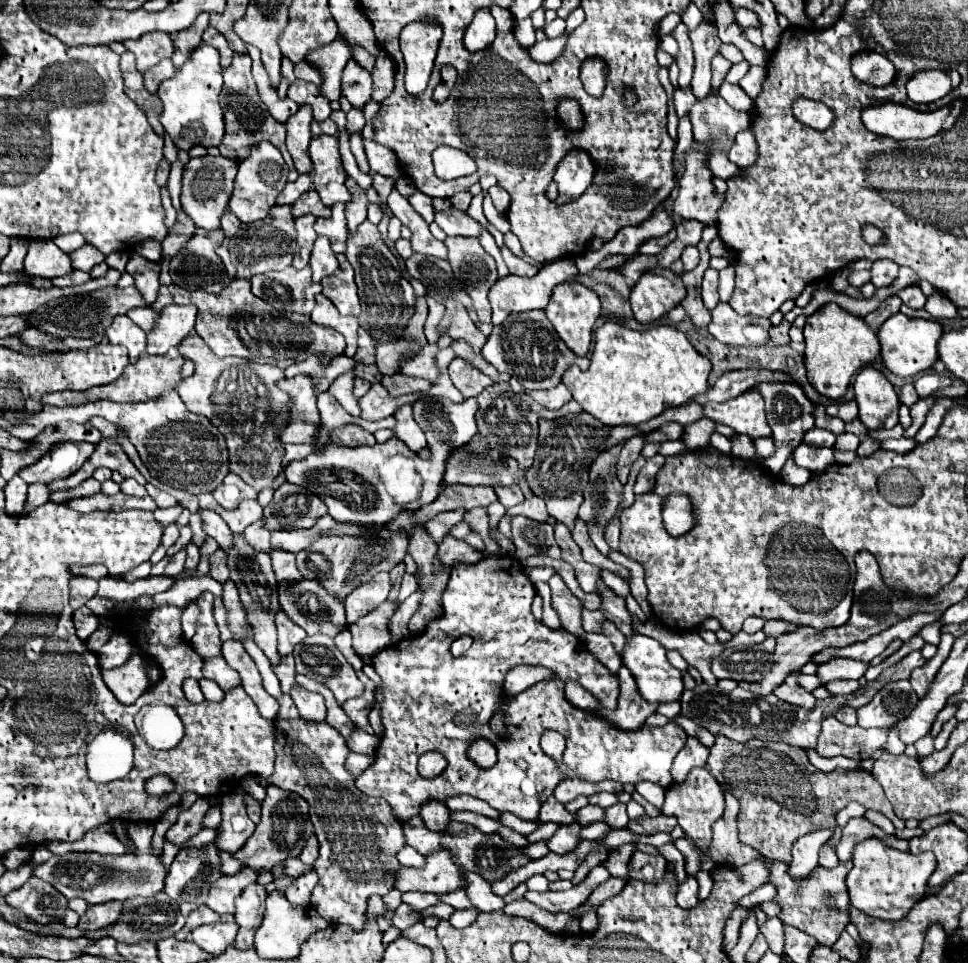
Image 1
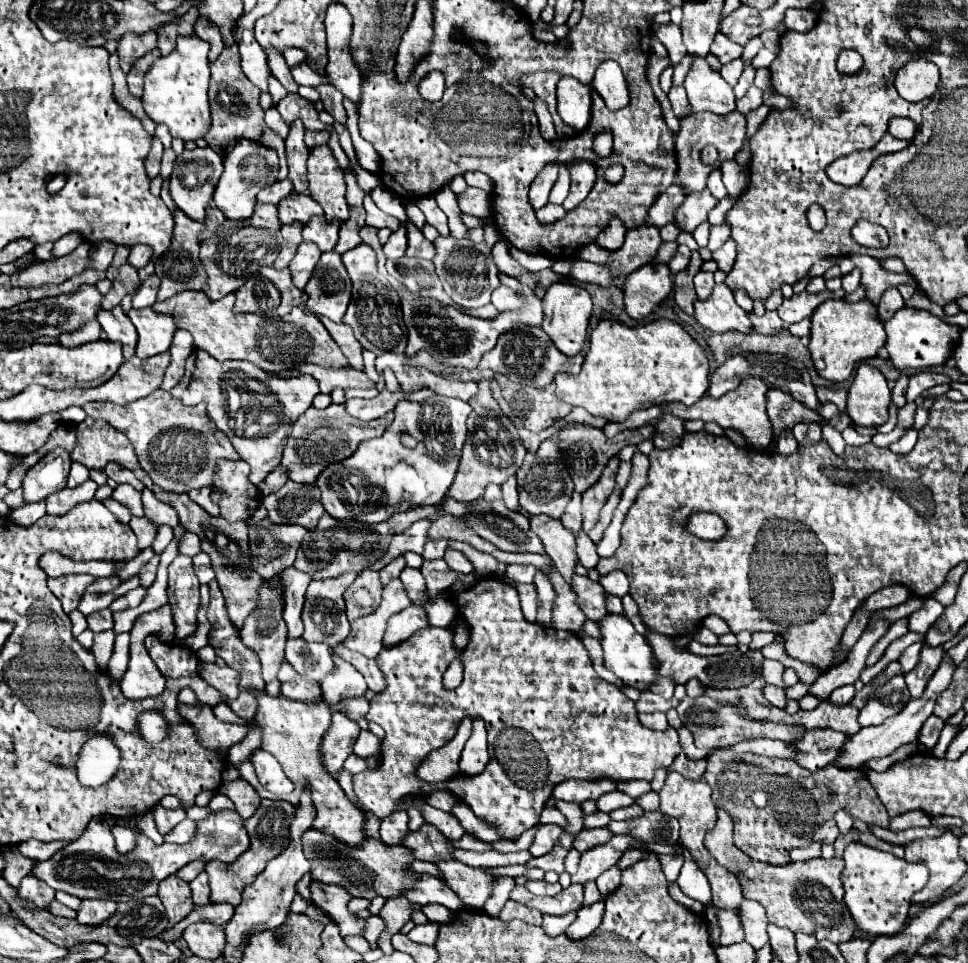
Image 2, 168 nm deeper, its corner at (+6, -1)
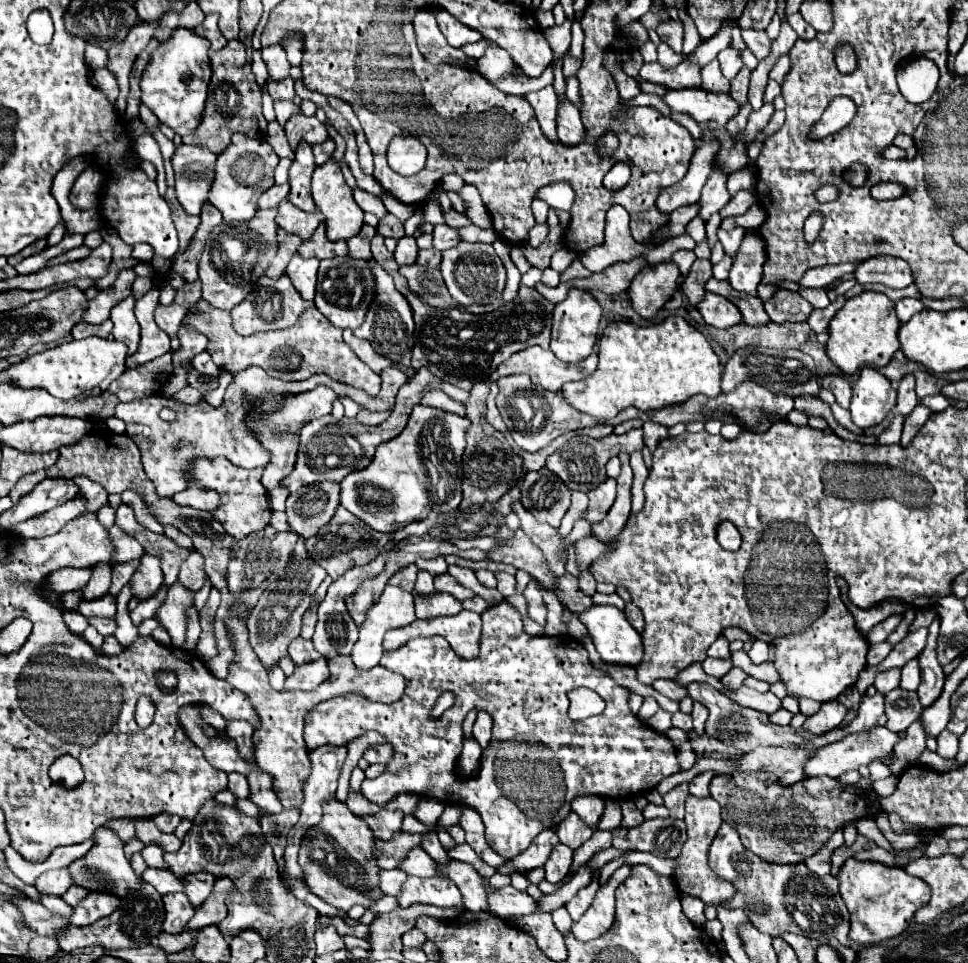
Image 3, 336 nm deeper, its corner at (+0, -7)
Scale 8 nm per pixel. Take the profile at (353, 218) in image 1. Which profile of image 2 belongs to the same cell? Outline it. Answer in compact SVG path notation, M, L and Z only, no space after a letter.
M350 207L350 217L346 221L342 221L340 225L340 239L334 251L338 251L340 255L344 251L354 249L362 239L358 235L358 231L364 227L364 209L360 207Z

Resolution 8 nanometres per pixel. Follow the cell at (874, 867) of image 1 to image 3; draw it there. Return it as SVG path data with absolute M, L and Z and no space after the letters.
M848 859L846 865L838 873L838 881L840 881L840 897L850 911L850 935L848 937L858 945L878 945L880 941L898 937L910 925L914 913L930 901L928 885L924 885L924 881L908 875L900 867L886 867L886 865L876 865L876 863L868 863L868 861L864 863L864 861Z

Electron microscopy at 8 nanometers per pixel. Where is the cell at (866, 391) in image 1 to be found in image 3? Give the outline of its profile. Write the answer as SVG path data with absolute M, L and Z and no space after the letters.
M864 367L852 389L852 421L862 429L878 425L892 411L894 405L896 391L892 389L890 381L876 369Z

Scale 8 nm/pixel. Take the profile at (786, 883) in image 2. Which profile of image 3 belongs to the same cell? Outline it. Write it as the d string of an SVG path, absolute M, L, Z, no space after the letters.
M724 823L714 837L708 853L708 865L736 887L736 895L730 899L732 909L748 911L750 923L778 937L780 933L798 933L804 937L836 937L842 945L850 945L848 941L848 909L838 895L838 879L832 875L816 877L804 863L796 865L774 865L752 851L744 849L738 833L732 825Z

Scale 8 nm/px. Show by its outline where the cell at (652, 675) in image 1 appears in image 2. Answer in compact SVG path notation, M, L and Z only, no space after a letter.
M608 615L606 619L602 619L600 631L602 631L602 649L604 649L606 667L628 687L634 687L638 691L648 691L660 675L658 675L654 651L646 641L646 637L640 635L632 627L632 623L622 615Z

